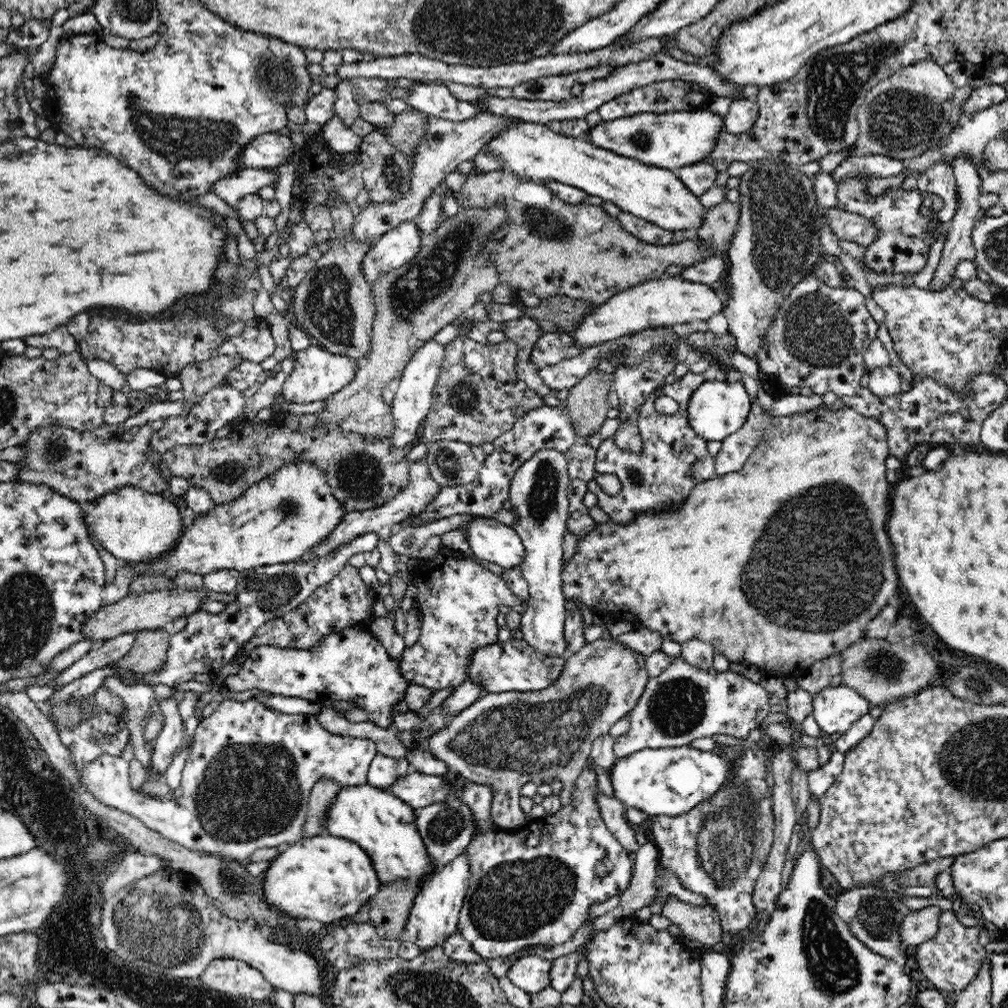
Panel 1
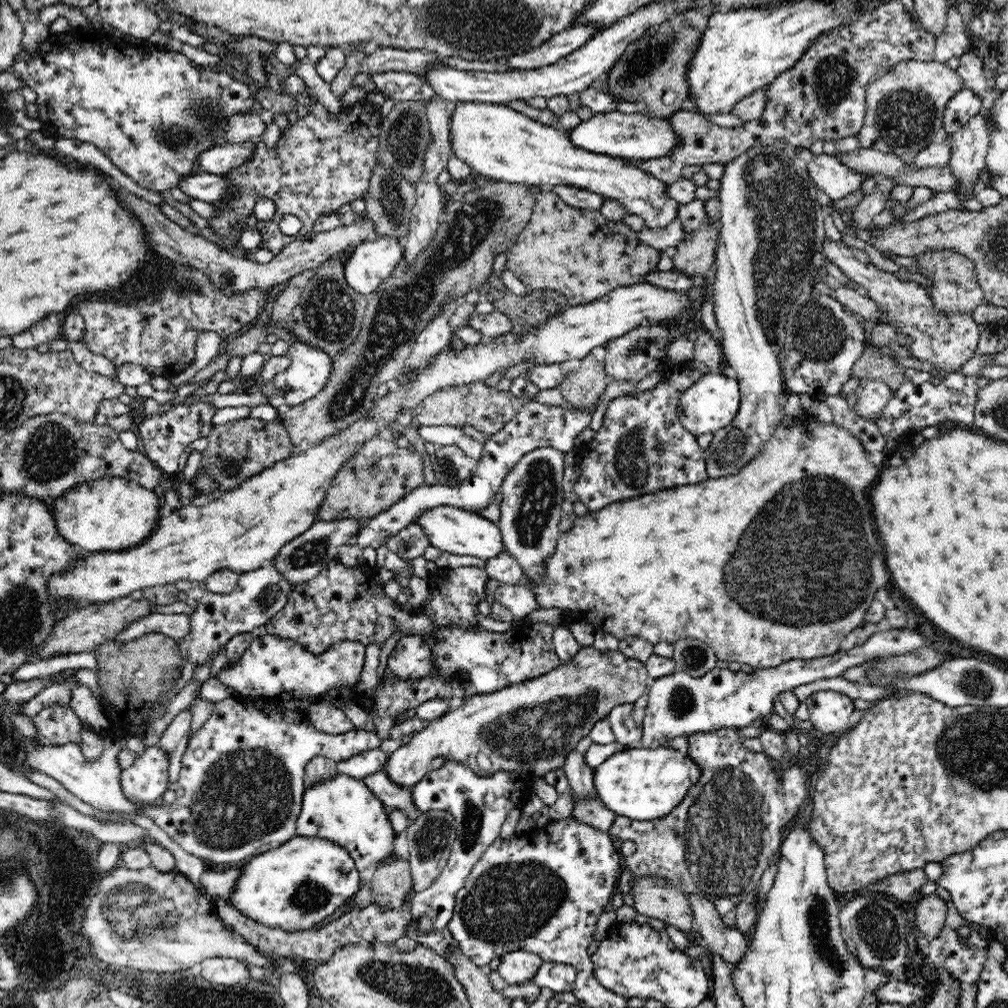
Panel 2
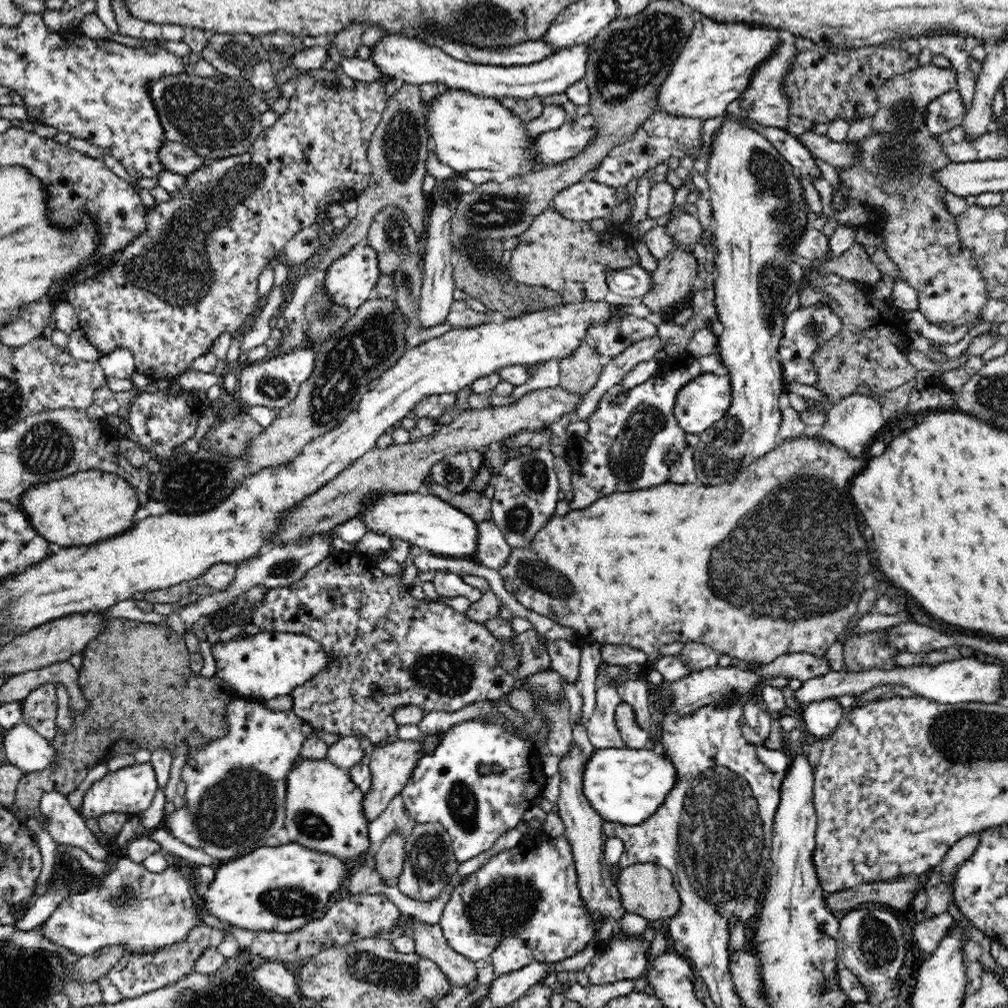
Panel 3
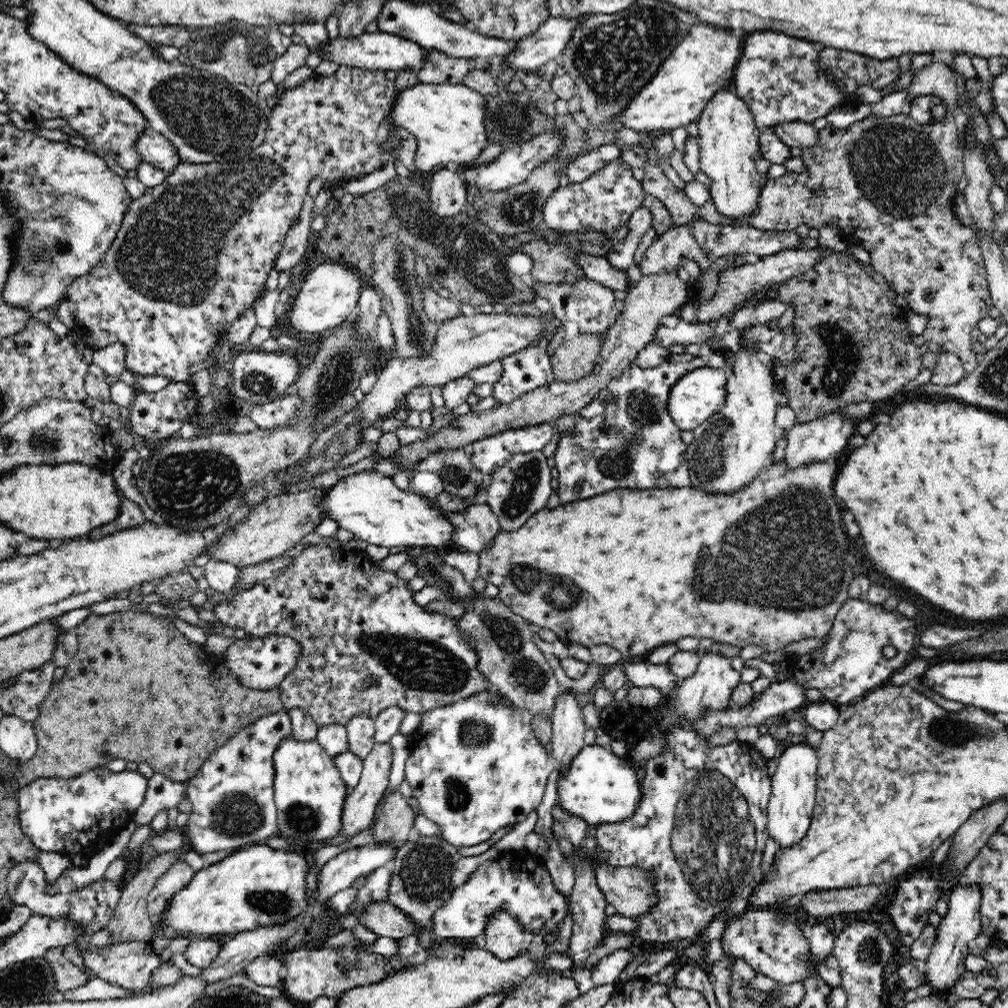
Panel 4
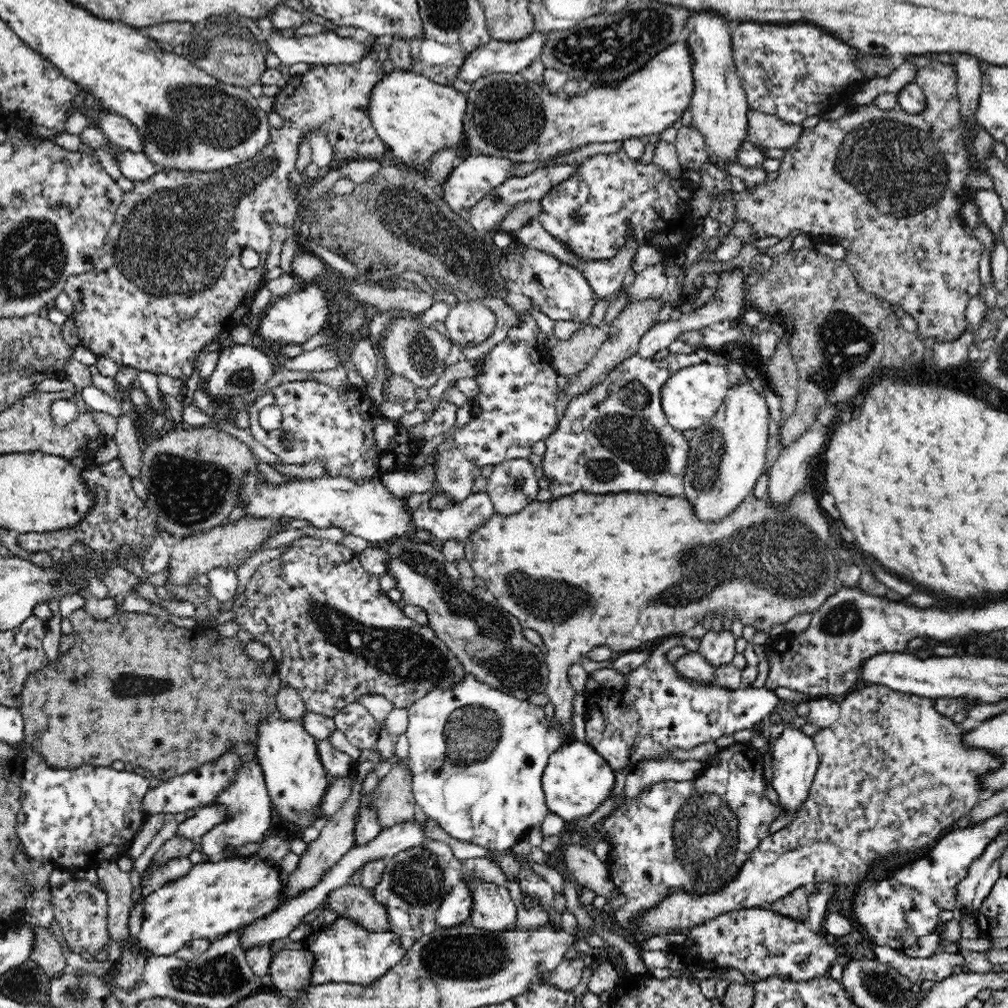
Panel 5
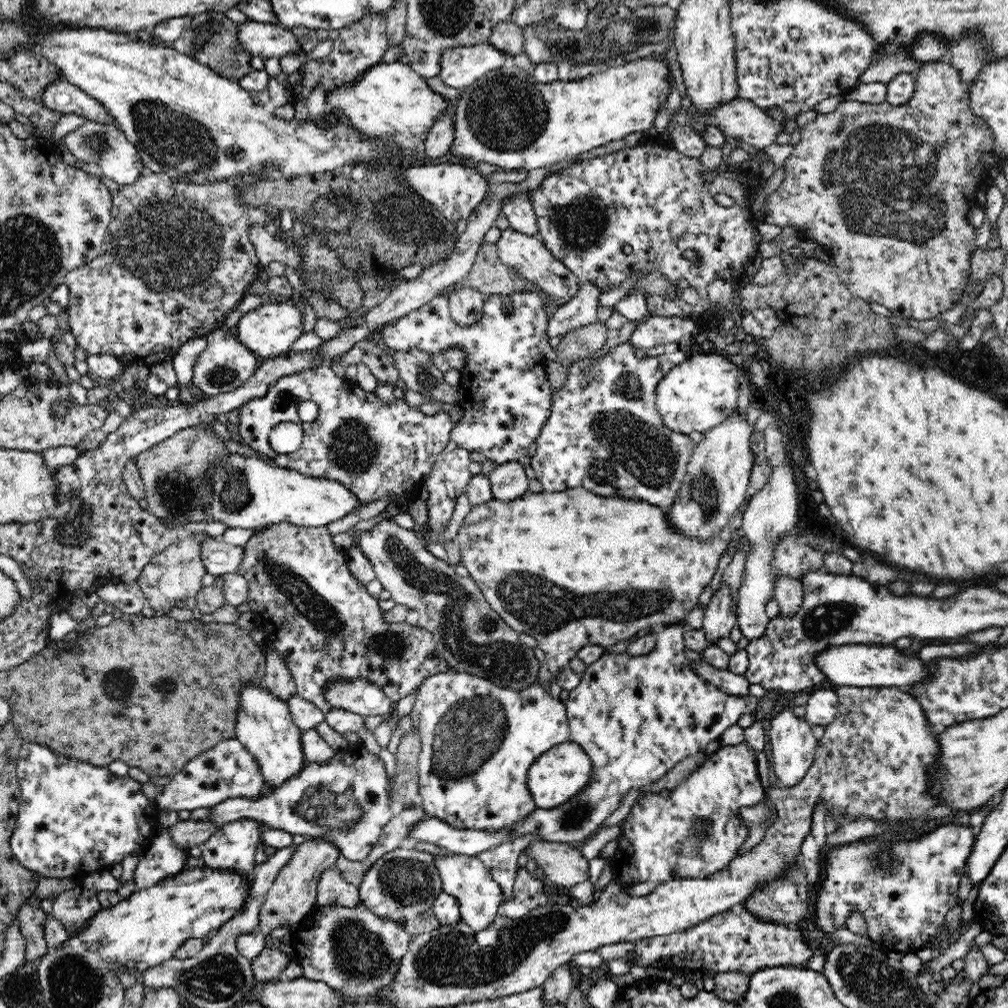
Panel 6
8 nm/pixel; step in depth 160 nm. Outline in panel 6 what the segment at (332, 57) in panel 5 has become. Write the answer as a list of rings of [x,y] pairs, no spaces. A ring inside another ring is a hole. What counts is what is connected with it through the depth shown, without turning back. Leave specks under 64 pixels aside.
[[[248,19],[244,23],[239,23],[236,36],[239,45],[252,57],[272,57],[279,60],[289,52],[297,50],[300,50],[299,54],[304,54],[300,47],[302,42],[297,41],[292,31],[276,24],[259,23]]]

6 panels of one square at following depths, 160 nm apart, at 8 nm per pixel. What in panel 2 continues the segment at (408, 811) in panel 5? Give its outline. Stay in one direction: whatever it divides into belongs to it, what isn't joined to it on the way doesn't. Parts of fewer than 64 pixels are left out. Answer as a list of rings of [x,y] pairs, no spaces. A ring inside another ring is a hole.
[[[397,855],[376,867],[371,890],[374,904],[385,910],[400,910],[412,894],[411,868]]]

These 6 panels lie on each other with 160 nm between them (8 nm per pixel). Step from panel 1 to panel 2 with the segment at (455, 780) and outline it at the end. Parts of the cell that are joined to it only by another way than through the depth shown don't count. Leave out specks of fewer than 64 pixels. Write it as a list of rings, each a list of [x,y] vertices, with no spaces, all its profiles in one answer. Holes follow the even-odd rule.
[[[374,772],[372,776],[364,778],[366,787],[374,792],[378,800],[382,801],[386,806],[392,806],[395,809],[402,810],[409,816],[410,819],[416,820],[418,818],[418,809],[412,803],[412,792],[414,787],[406,789],[396,785],[390,777],[384,772]]]

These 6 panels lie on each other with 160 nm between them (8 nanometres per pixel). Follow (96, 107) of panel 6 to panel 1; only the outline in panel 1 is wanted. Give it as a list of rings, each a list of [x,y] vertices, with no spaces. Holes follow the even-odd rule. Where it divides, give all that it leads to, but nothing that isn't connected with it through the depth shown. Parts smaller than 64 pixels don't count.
[[[278,133],[258,135],[241,152],[240,163],[245,168],[272,169],[286,162],[294,154],[294,144],[290,137]]]

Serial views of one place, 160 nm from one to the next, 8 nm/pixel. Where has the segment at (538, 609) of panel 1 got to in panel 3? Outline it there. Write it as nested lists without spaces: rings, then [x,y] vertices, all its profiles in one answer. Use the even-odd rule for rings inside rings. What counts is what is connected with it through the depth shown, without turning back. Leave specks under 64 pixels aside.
[[[529,449],[506,461],[500,473],[491,480],[495,488],[491,499],[491,519],[511,547],[529,547],[536,534],[555,514],[560,482],[554,471],[554,457],[550,449]]]

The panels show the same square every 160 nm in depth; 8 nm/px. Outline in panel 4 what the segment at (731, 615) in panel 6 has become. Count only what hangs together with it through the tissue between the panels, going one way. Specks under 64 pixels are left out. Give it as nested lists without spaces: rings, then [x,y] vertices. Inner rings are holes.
[[[708,649],[702,656],[699,657],[696,672],[692,676],[680,681],[680,686],[676,690],[676,695],[673,696],[674,701],[674,718],[675,722],[670,726],[667,732],[667,753],[660,754],[651,760],[644,763],[644,778],[642,778],[642,804],[638,804],[638,810],[630,816],[628,820],[614,824],[600,824],[594,828],[593,834],[597,841],[600,850],[608,850],[610,852],[607,862],[612,866],[637,866],[638,868],[647,868],[651,872],[651,882],[655,884],[658,893],[658,906],[652,908],[648,914],[635,916],[636,931],[633,933],[638,938],[643,940],[672,942],[677,944],[679,940],[684,938],[692,938],[698,936],[710,922],[712,918],[717,918],[716,914],[724,914],[732,900],[744,898],[746,896],[746,888],[753,885],[752,882],[759,877],[759,872],[762,864],[762,855],[764,847],[769,838],[767,830],[767,807],[770,801],[771,792],[771,777],[770,772],[764,766],[764,758],[759,754],[755,747],[751,744],[742,743],[738,739],[732,740],[726,745],[709,744],[708,736],[702,736],[697,732],[696,722],[705,715],[706,711],[721,711],[729,706],[732,691],[740,682],[740,671],[736,671],[732,667],[732,657],[723,654],[716,654]]]

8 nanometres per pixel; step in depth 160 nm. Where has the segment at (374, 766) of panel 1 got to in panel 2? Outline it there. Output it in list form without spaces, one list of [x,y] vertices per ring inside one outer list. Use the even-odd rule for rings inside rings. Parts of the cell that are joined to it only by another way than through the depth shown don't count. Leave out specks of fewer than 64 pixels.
[[[372,748],[372,750],[360,752],[360,754],[356,754],[348,760],[338,762],[335,768],[339,775],[364,779],[372,776],[374,772],[384,772],[384,764],[386,764],[388,758],[390,758],[388,753],[384,753],[378,748]]]

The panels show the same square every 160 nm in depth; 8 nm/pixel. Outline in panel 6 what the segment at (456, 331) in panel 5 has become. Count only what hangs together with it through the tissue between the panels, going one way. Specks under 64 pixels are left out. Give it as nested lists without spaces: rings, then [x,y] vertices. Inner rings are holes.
[[[460,288],[449,295],[452,319],[462,328],[478,324],[484,312],[485,296],[472,288]]]

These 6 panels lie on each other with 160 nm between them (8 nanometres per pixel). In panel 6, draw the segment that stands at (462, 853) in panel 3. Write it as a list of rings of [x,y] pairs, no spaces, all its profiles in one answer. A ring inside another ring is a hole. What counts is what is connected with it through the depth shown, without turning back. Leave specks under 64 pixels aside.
[[[455,668],[450,671],[439,672],[437,675],[429,676],[421,684],[414,706],[411,710],[412,728],[418,731],[419,736],[419,801],[423,806],[424,812],[429,817],[442,819],[452,828],[458,828],[459,831],[478,831],[491,832],[491,835],[497,835],[498,831],[512,832],[514,828],[526,820],[537,810],[538,806],[534,803],[533,794],[529,788],[529,772],[536,760],[543,755],[543,752],[557,744],[562,744],[569,740],[570,727],[568,717],[566,716],[566,707],[563,701],[556,699],[546,692],[538,683],[531,684],[525,690],[515,691],[514,689],[502,688],[489,680],[468,673],[458,672]]]

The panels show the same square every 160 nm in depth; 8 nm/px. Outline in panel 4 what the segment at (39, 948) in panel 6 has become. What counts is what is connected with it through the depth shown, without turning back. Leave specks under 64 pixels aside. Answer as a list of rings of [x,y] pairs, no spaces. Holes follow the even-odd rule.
[[[49,948],[43,957],[51,964],[56,988],[60,991],[72,990],[90,980],[80,967],[75,966],[62,955],[61,948]]]

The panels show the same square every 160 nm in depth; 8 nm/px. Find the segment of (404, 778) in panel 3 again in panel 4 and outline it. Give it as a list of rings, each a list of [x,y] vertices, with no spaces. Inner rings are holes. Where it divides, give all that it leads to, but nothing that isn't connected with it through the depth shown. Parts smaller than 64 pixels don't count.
[[[389,742],[376,743],[374,748],[368,753],[366,758],[362,759],[364,766],[360,776],[358,786],[349,792],[348,798],[342,810],[342,836],[352,839],[359,835],[363,830],[373,826],[374,813],[379,810],[384,796],[390,790],[392,780],[390,780],[390,772],[394,762],[394,754],[392,744]]]

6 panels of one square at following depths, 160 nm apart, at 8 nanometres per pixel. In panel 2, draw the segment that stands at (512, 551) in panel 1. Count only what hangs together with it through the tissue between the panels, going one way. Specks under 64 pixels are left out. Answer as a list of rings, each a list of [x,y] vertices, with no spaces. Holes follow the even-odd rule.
[[[438,505],[424,509],[423,513],[415,518],[415,524],[422,527],[423,533],[429,538],[430,545],[436,546],[442,552],[450,552],[458,556],[473,556],[486,561],[500,556],[505,550],[501,529],[497,523],[452,505]]]

